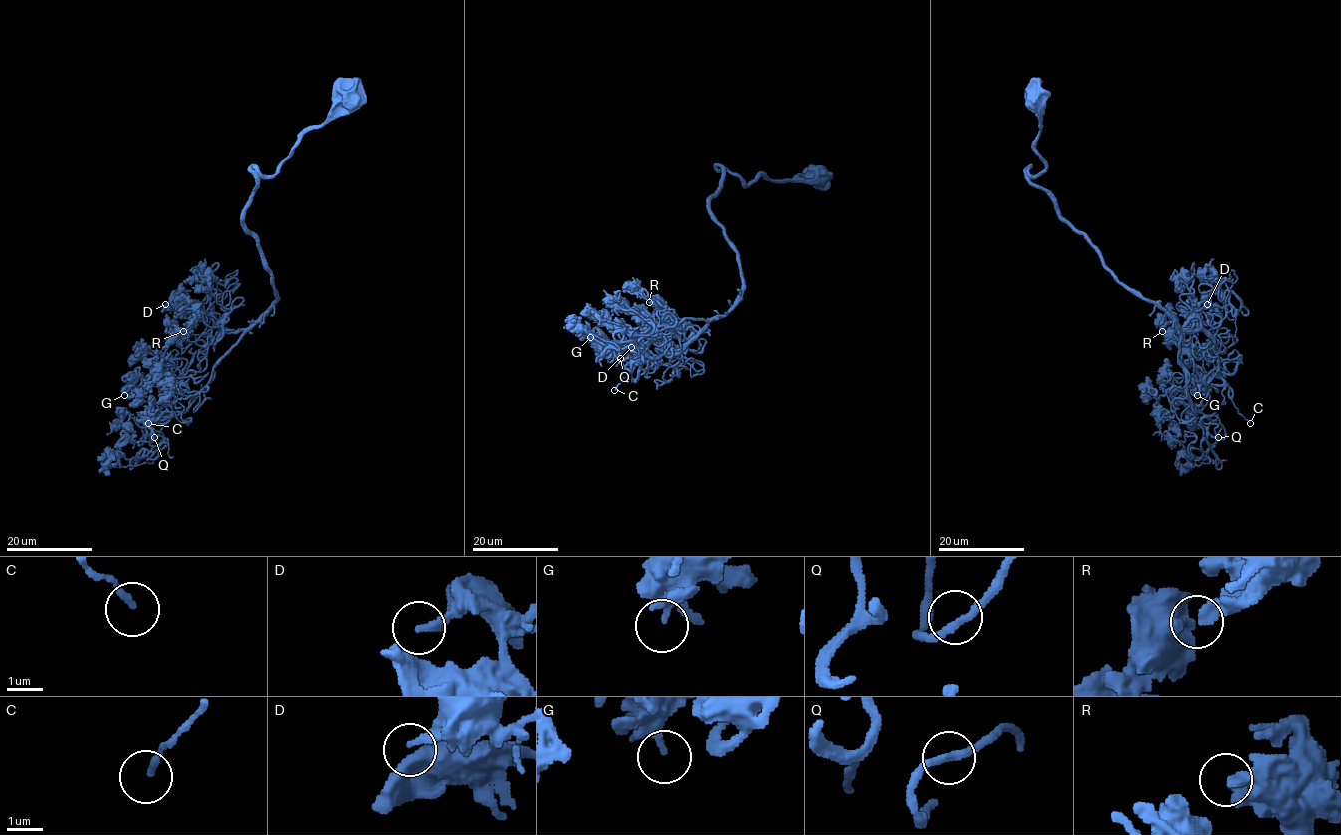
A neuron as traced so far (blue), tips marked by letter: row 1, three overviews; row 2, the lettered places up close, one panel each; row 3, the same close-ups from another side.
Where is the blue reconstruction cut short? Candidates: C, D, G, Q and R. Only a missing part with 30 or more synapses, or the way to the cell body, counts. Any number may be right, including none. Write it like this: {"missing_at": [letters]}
{"missing_at": []}

